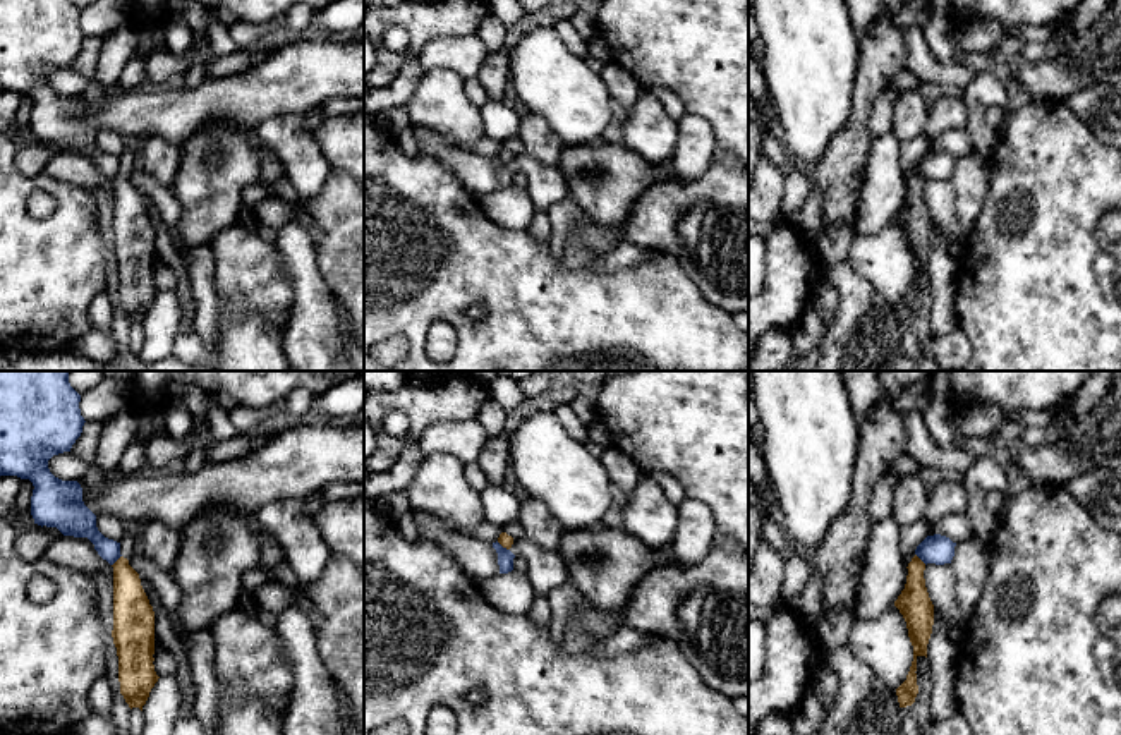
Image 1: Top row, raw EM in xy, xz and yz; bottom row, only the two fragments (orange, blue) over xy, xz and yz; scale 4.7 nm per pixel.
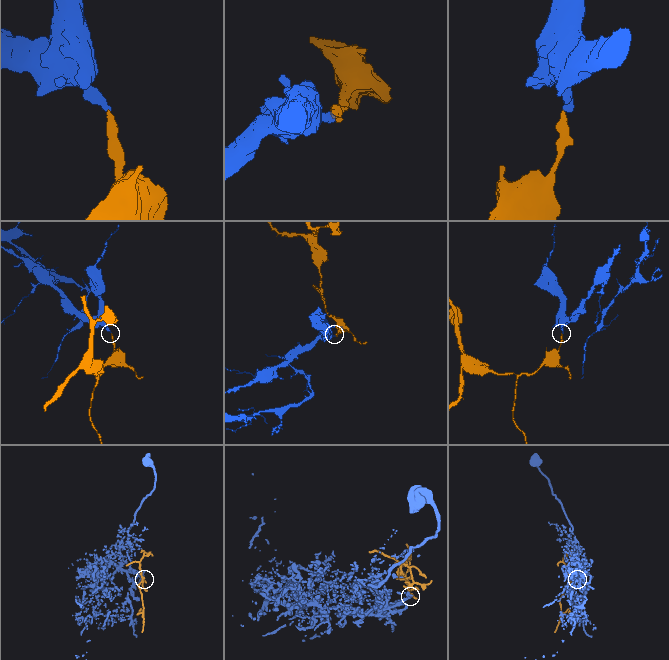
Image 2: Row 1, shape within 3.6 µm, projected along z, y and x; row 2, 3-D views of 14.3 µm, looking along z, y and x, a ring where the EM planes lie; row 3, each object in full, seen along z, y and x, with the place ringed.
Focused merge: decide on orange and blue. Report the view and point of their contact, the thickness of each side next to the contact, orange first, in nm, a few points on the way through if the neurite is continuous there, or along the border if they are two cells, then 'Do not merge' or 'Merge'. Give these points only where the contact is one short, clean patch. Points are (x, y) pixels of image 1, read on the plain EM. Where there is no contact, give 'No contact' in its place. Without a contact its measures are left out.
Touches orange at xz (503, 162). Thickness 60 nm (orange) against 80 nm. Boundary: xz (496, 157), (508, 165). Do not merge

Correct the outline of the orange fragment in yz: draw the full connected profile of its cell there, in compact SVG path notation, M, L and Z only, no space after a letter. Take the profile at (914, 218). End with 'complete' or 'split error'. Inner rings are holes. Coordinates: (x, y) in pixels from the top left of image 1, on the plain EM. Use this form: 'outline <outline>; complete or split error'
outline M915 170L908 179L906 199L894 222L906 237L908 252L913 261L913 276L906 295L896 304L900 323L912 321L918 309L917 301L917 273L927 273L927 259L934 240L934 220L929 213L924 185L925 179Z; complete

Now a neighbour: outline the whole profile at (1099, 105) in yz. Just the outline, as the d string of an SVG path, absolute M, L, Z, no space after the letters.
M1090 82L1064 103L1106 146L1121 149L1121 84Z

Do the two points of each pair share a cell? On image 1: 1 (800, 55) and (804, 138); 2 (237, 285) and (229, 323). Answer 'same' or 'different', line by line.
1: same
2: different

